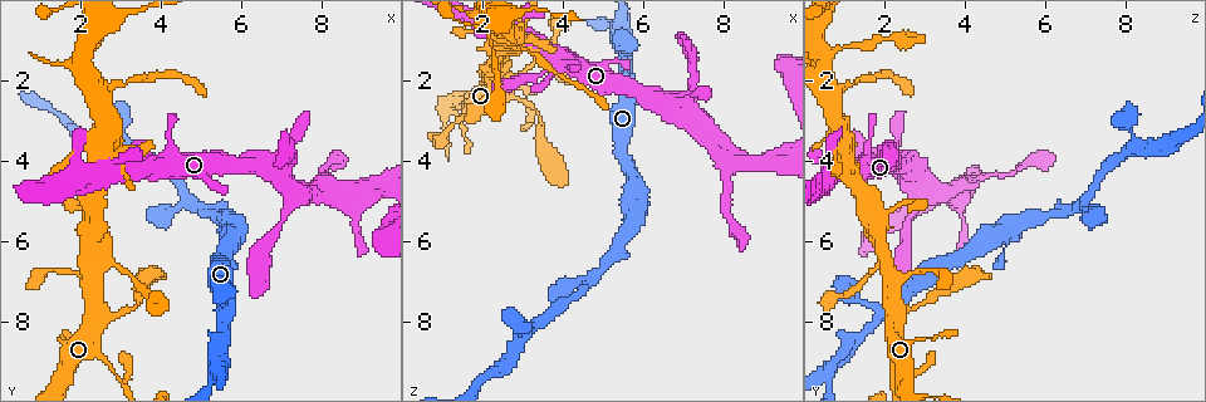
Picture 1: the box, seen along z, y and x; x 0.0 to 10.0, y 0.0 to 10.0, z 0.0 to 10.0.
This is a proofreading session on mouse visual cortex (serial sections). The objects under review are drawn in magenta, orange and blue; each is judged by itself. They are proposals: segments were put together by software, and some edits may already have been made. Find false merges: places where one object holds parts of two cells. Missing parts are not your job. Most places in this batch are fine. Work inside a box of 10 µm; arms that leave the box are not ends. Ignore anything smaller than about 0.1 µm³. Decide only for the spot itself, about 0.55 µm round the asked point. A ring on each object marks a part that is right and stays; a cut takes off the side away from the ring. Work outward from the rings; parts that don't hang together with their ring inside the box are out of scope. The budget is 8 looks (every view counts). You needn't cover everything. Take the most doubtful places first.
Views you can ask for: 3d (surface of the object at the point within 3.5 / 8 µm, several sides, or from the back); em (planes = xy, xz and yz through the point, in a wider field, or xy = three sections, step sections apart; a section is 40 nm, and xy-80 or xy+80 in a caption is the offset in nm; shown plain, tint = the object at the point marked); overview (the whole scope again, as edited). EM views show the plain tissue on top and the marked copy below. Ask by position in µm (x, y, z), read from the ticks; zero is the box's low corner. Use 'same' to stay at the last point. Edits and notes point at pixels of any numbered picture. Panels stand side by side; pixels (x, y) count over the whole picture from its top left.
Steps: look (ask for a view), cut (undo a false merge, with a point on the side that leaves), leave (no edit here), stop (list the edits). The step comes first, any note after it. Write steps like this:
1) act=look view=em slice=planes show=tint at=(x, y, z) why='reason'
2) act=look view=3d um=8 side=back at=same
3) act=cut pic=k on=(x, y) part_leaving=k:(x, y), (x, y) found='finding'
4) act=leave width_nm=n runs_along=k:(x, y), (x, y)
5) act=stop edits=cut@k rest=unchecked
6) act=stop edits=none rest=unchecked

act=look view=3d um=3.5 at=(2.20, 6.70, 2.05) why='calibre changes'

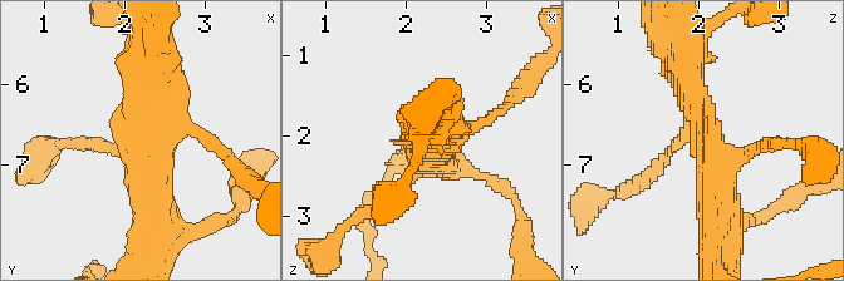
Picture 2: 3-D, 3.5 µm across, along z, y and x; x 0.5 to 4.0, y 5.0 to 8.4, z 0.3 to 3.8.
act=look view=em slice=xy step=5 show=tint at=(2.20, 6.75, 2.10)

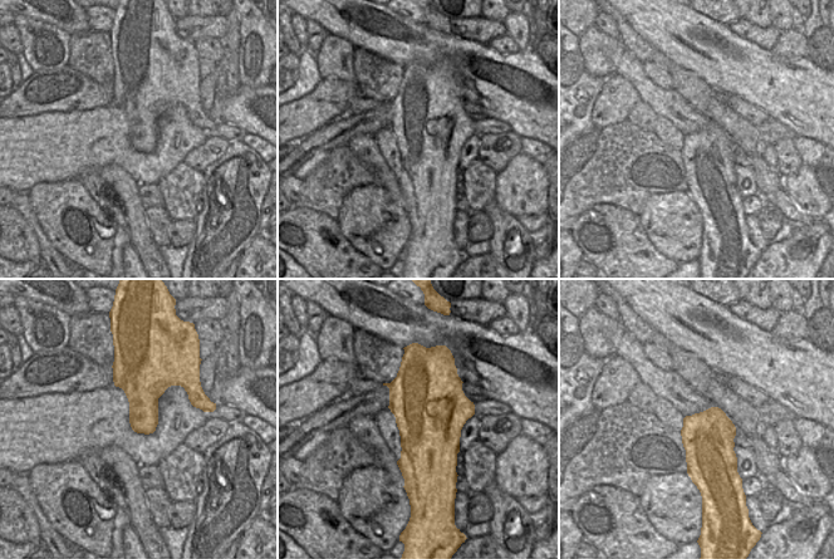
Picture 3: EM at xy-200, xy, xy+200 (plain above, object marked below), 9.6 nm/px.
act=leave width_nm=700 runs_along=2:(716, 225), (716, 163), (685, 59) found='all the same cell'

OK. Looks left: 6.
act=look view=3d um=8 at=(2.85, 9.20, 2.25) why='sudden change in width'

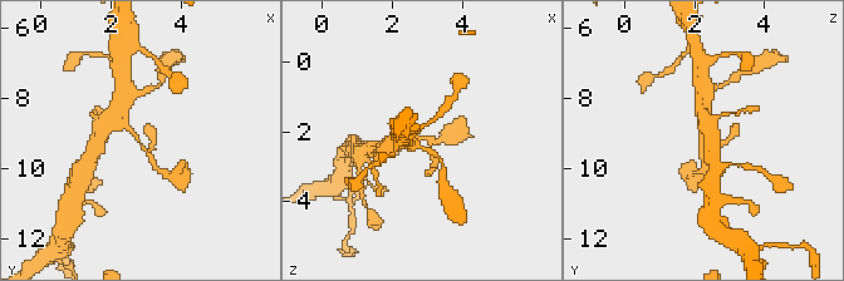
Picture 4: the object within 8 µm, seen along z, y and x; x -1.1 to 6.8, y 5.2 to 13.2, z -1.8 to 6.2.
act=look view=em slice=xy step=5 show=tint at=same

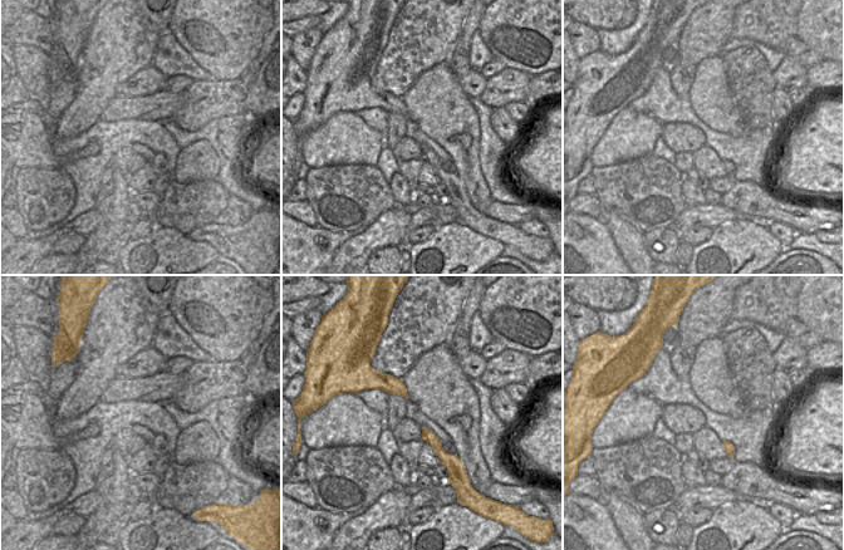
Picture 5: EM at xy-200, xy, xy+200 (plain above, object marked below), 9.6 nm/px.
act=leave runs_along=5:(425, 431), (454, 460) found='all the same cell'

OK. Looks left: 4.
act=look view=3d um=3.5 at=(4.80, 5.05, 6.85) why='three arms meet'

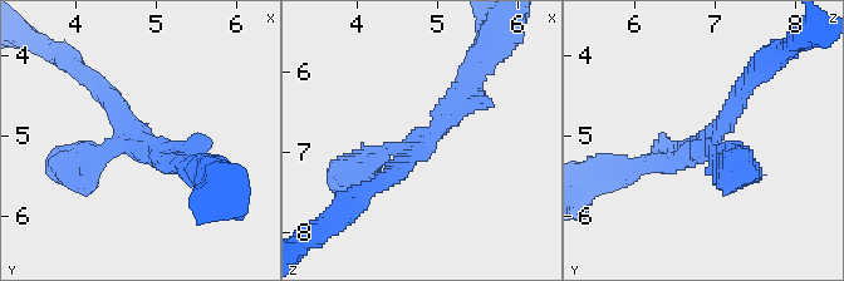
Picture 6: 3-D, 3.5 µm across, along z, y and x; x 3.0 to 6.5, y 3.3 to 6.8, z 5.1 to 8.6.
act=look view=em slice=xy step=1 show=tint at=(4.85, 5.10, 6.90) arms=3 arm_widths_nm=250,300,300 why='need the tissue'

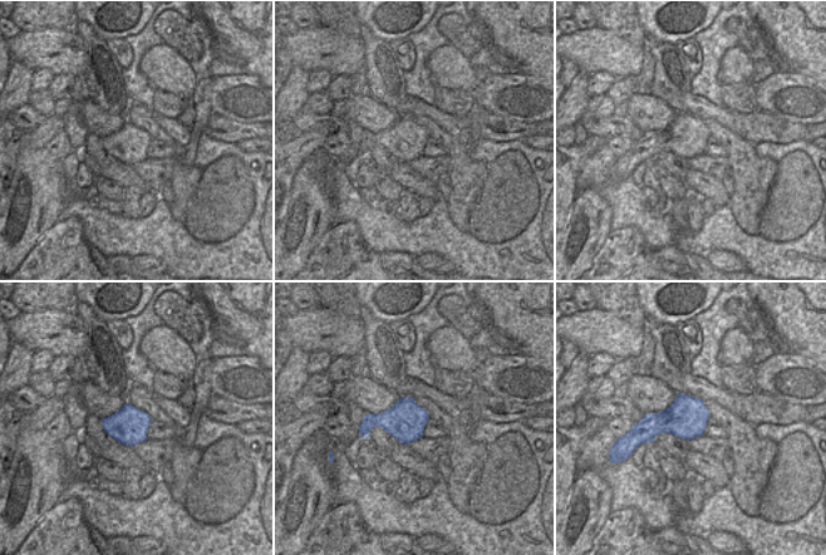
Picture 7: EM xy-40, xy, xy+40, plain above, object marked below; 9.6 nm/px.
act=leave found='one cell here'

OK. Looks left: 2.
act=stop edits=none rest=unchecked

